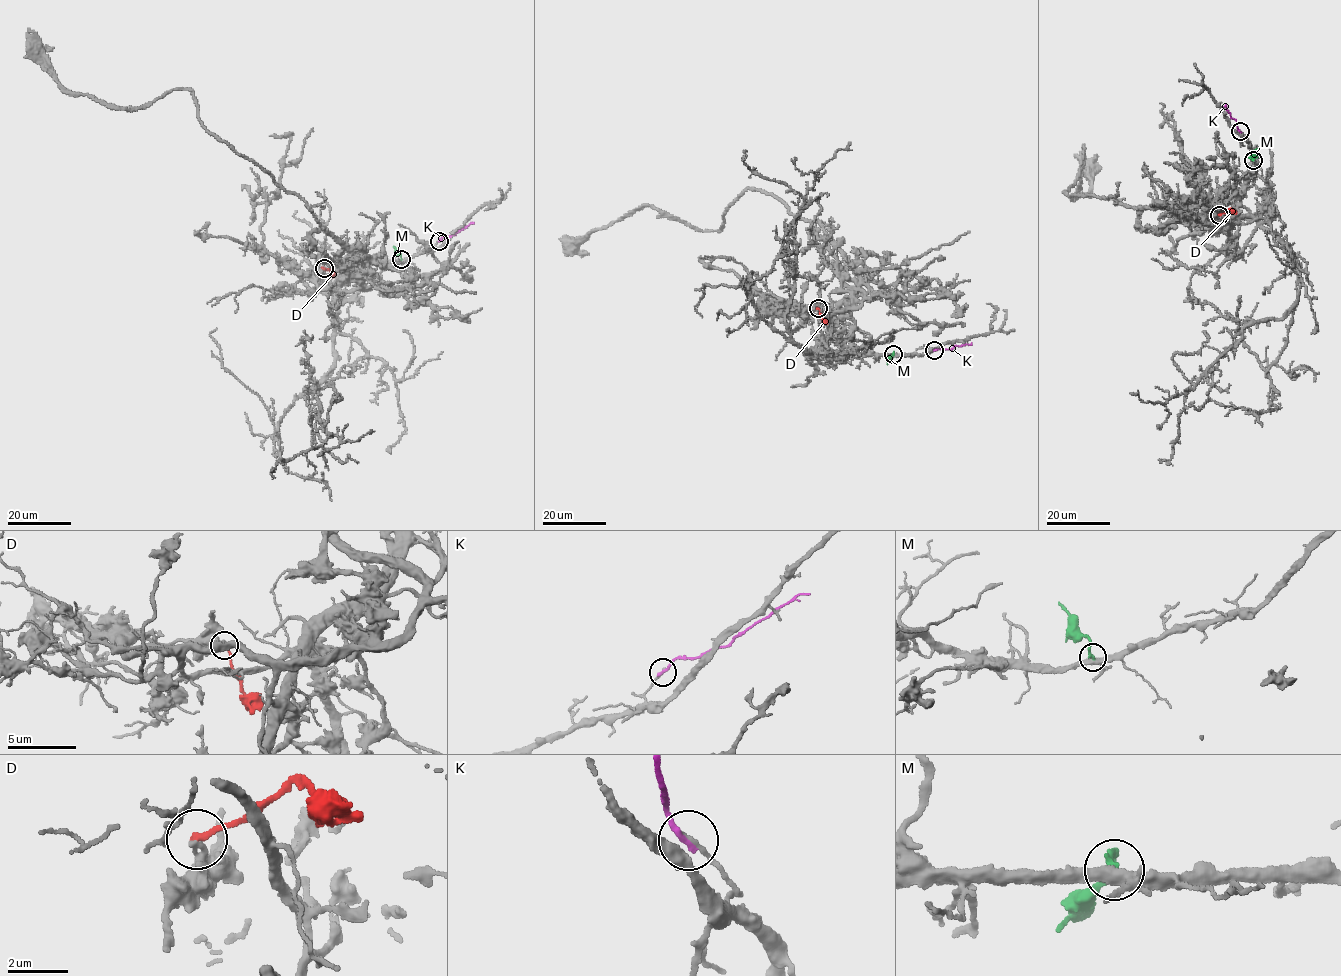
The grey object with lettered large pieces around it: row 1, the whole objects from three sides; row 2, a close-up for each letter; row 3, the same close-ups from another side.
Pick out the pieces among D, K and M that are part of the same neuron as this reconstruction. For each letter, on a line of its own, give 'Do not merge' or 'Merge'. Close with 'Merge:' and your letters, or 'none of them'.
D: Do not merge
K: Do not merge
M: Do not merge
Merge: none of them

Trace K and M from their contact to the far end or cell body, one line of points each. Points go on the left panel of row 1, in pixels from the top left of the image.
K: (439, 240), (474, 222)
M: (401, 259), (393, 246)

